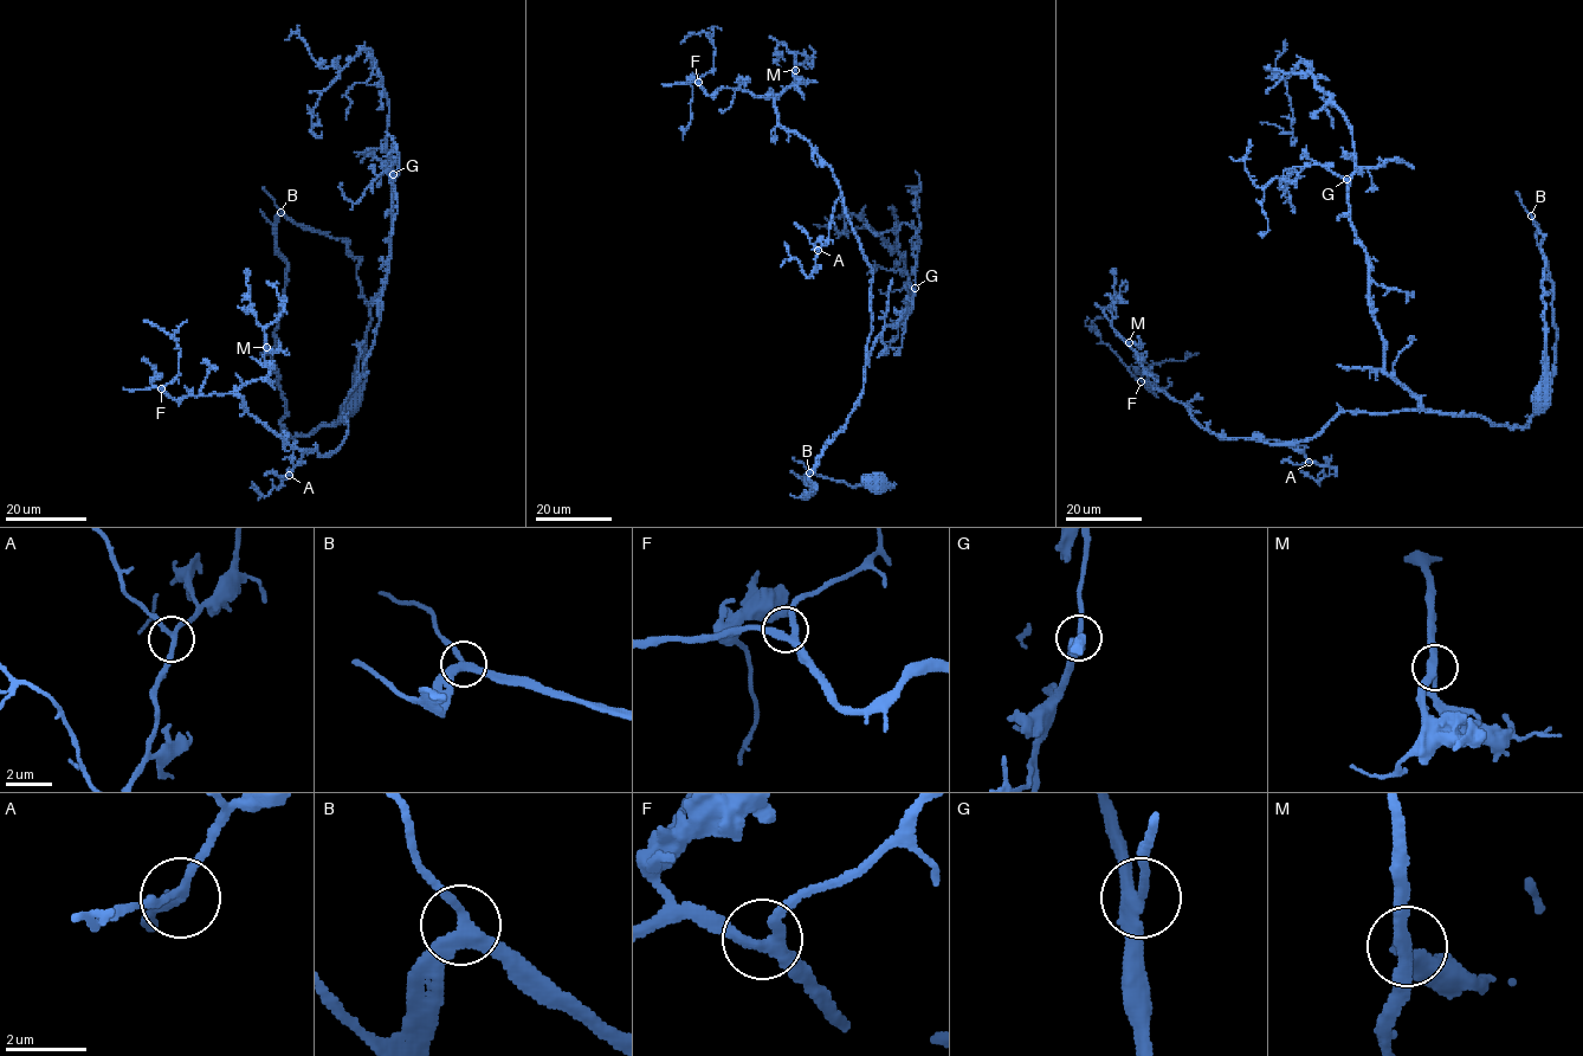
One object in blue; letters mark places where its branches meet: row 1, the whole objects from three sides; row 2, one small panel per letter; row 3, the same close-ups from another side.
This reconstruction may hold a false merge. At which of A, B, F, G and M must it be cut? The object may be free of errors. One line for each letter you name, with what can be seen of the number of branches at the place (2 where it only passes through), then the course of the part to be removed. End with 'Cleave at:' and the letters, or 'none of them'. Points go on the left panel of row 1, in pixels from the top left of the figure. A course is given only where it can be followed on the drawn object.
Cleave at: none of them

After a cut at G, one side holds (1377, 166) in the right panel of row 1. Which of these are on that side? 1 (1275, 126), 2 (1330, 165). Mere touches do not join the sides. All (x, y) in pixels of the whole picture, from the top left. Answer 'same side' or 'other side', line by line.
1: same side
2: other side

